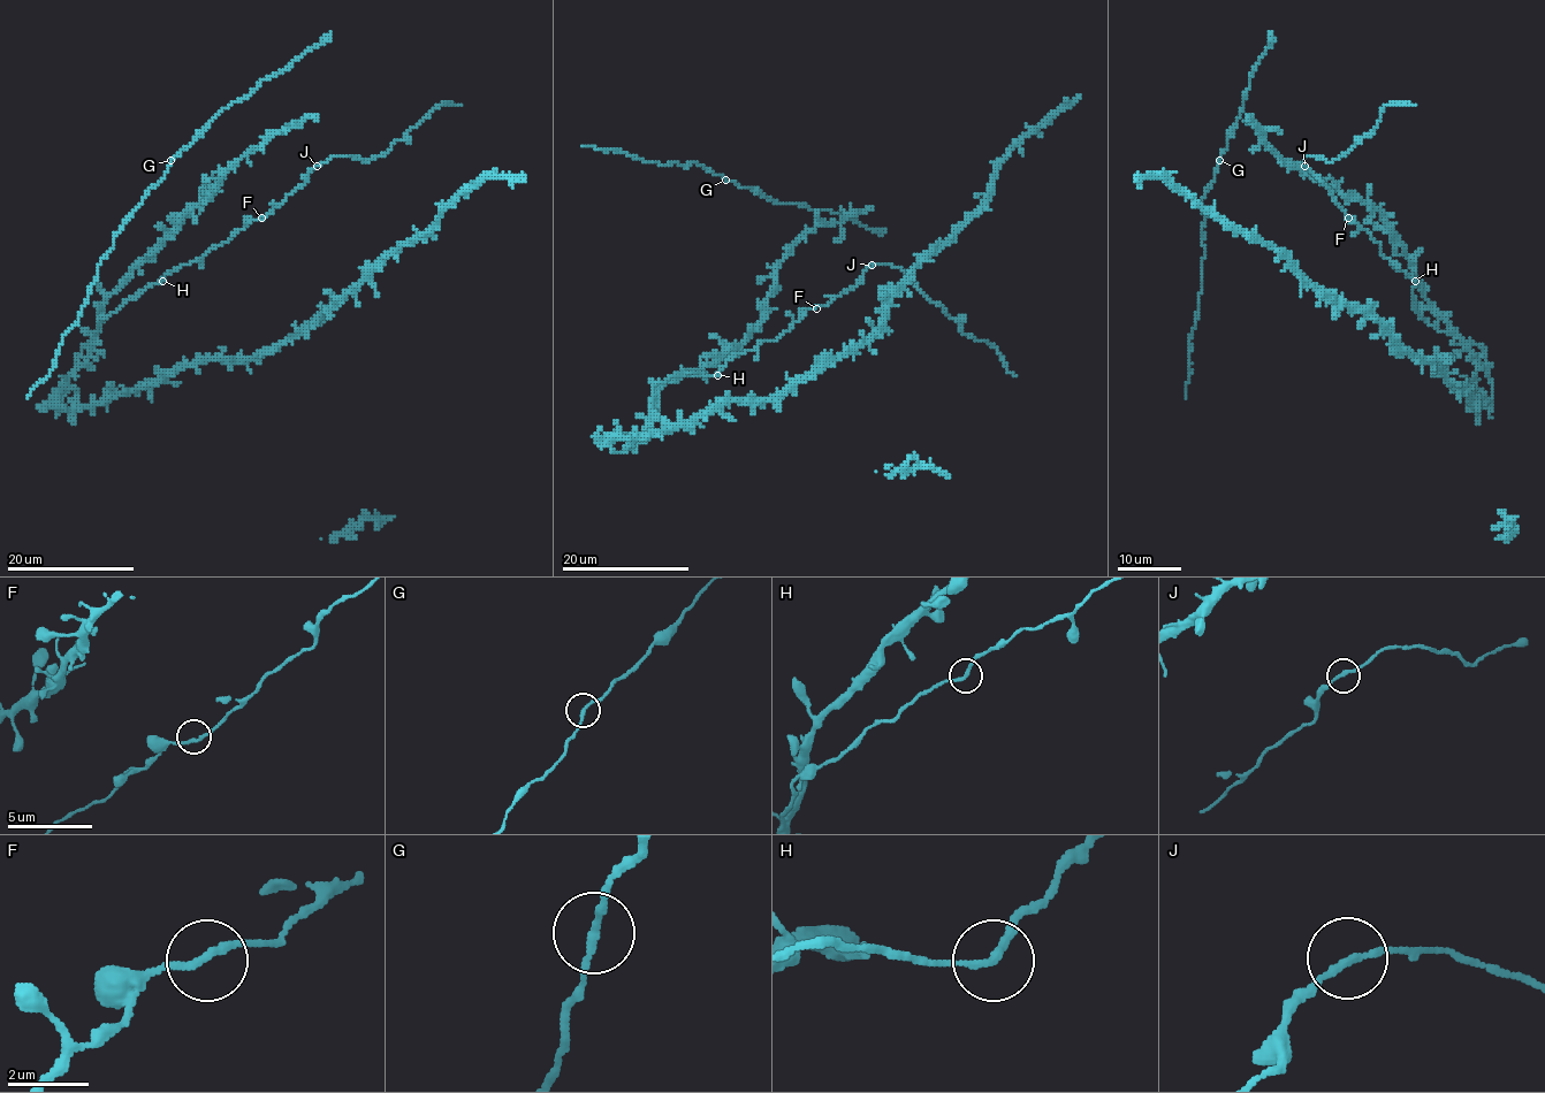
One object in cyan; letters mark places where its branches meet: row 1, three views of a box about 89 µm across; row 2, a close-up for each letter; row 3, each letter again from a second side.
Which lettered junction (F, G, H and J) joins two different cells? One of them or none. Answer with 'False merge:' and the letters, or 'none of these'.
False merge: none of these

